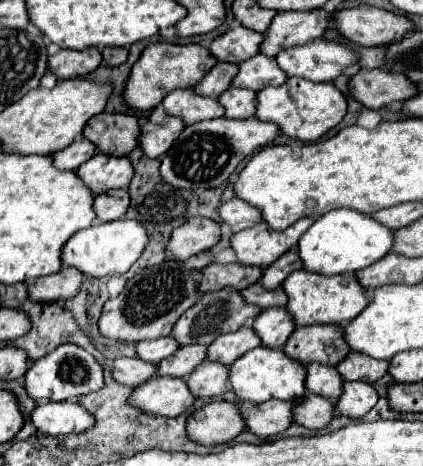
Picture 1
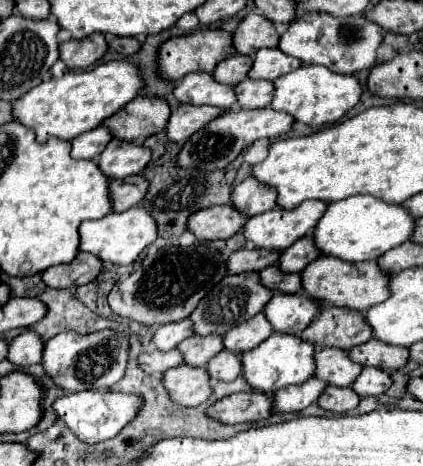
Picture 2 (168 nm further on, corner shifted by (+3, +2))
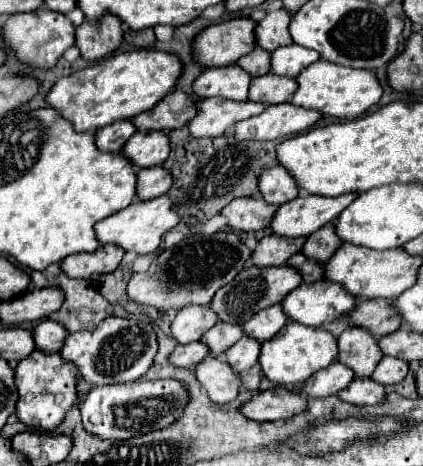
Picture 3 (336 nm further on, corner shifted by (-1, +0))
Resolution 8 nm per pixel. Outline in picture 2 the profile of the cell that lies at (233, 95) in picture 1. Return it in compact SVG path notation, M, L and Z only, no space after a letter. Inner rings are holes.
M246 78L240 84L236 84L238 106L246 110L266 108L272 102L272 90L274 90L274 82Z

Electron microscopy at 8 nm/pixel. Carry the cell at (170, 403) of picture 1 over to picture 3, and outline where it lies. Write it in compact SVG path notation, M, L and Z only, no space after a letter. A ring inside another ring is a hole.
M206 356L200 364L196 364L194 376L214 404L226 404L240 392L240 378L218 358Z

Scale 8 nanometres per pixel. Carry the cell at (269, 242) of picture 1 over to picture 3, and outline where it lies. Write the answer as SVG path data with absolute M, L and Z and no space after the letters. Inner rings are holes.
M298 196L276 210L270 228L274 234L286 238L310 236L324 224L336 220L342 208L354 198L356 196L340 196L340 200L324 200L324 196Z

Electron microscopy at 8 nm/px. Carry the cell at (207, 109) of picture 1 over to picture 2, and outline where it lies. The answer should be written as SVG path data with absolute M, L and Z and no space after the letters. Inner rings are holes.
M192 72L176 82L174 96L182 104L208 104L208 106L218 106L230 110L236 104L236 94L234 86L220 84L214 80L212 74L208 72Z

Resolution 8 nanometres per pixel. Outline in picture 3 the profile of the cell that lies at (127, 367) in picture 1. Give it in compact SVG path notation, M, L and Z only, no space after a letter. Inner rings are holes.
M192 342L192 344L176 346L174 352L170 354L168 362L178 368L194 368L194 364L198 364L206 356L208 356L208 348L204 348L204 344L200 344L200 342Z

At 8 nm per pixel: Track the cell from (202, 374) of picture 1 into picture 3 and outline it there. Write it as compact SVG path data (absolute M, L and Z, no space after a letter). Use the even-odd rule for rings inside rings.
M242 336L242 340L238 340L228 352L226 352L226 362L232 366L234 372L242 374L244 370L252 368L258 360L258 352L260 352L260 342Z

